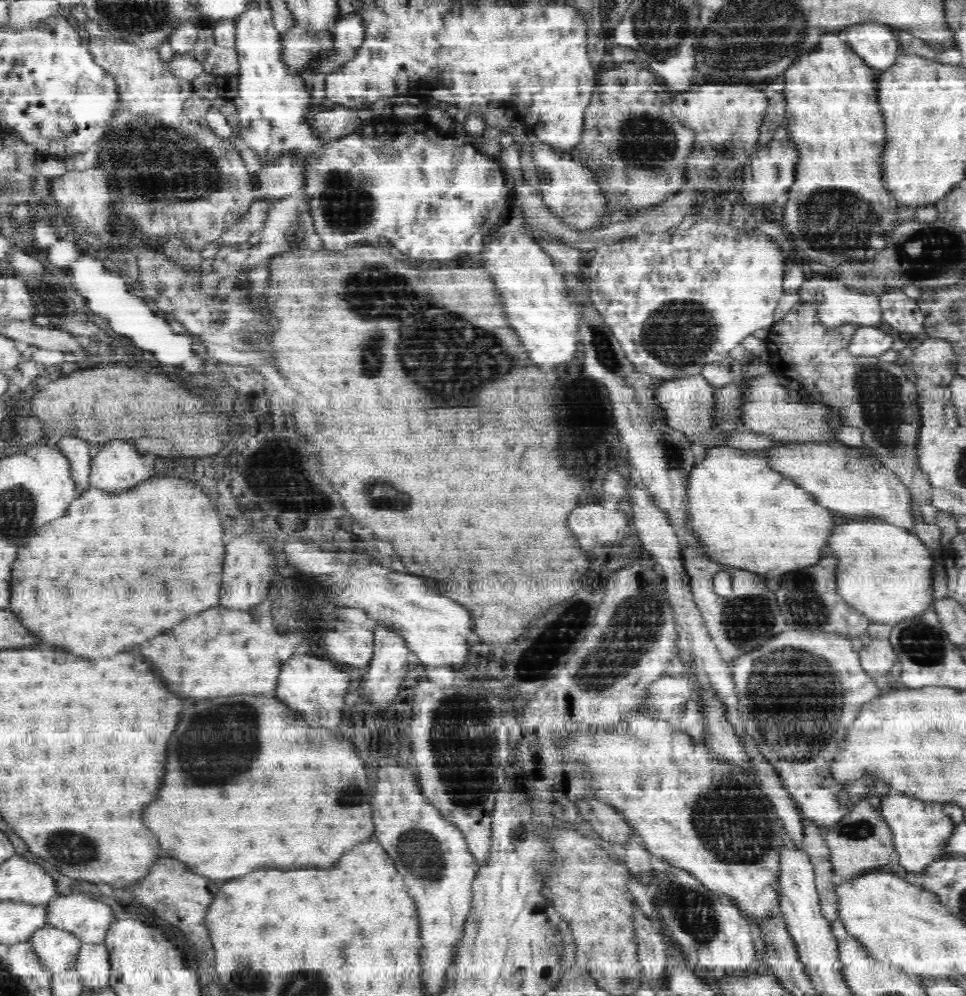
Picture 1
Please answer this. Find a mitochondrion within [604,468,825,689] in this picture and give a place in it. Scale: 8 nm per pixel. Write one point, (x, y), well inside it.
(740, 617)

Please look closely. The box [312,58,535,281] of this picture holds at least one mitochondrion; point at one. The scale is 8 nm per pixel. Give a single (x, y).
(347, 207)

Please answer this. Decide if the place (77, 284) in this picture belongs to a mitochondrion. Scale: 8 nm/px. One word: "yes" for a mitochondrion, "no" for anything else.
yes

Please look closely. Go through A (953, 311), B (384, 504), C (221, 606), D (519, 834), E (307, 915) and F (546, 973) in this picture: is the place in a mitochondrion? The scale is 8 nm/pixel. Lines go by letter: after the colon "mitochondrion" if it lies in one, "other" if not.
A: mitochondrion
B: mitochondrion
C: other
D: other
E: other
F: other

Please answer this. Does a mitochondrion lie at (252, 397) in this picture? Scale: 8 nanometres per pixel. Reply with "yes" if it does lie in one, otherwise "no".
no

